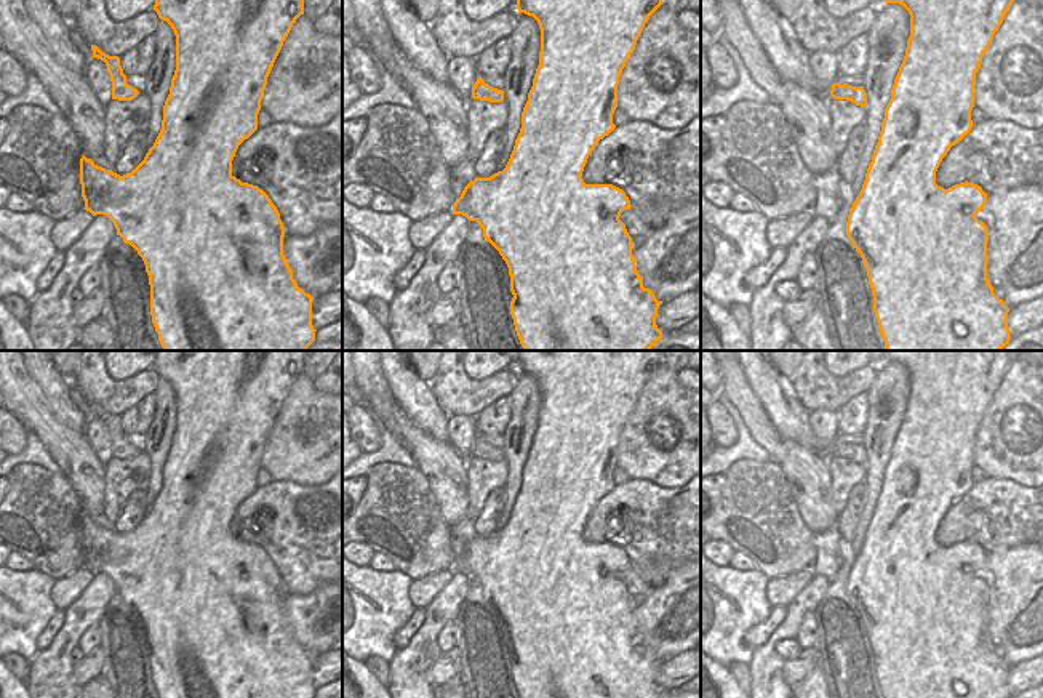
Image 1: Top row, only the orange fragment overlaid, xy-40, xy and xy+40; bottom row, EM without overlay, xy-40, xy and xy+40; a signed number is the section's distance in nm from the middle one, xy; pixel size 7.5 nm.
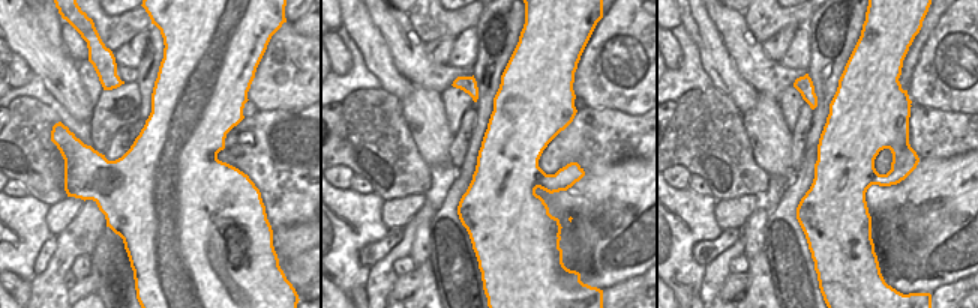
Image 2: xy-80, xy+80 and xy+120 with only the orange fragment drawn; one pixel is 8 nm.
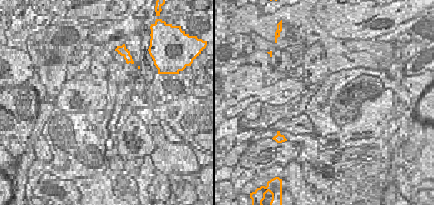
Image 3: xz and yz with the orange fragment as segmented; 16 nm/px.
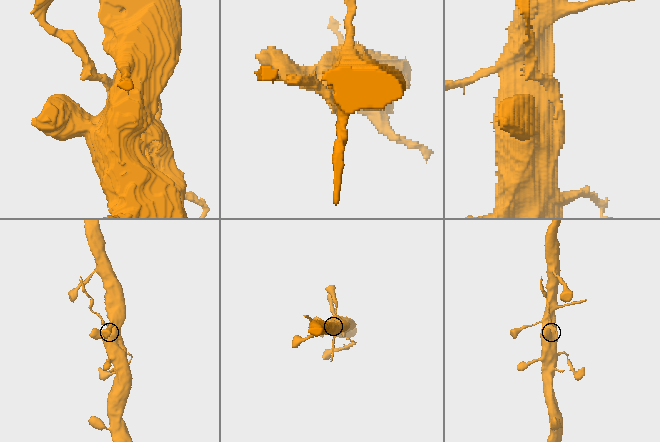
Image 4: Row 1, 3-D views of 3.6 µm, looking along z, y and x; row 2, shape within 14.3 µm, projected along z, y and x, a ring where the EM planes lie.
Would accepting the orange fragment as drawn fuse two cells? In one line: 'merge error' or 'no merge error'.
merge error

